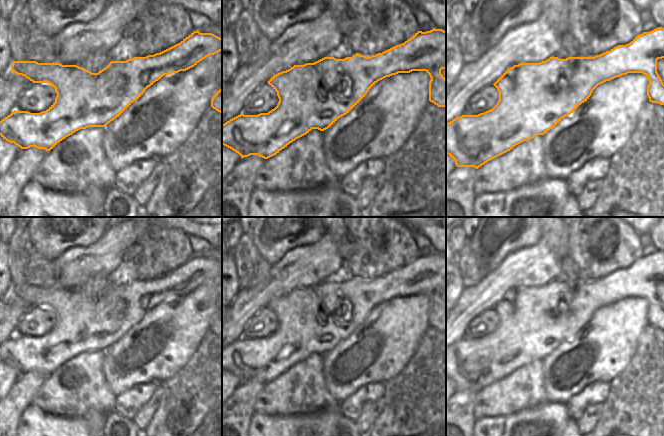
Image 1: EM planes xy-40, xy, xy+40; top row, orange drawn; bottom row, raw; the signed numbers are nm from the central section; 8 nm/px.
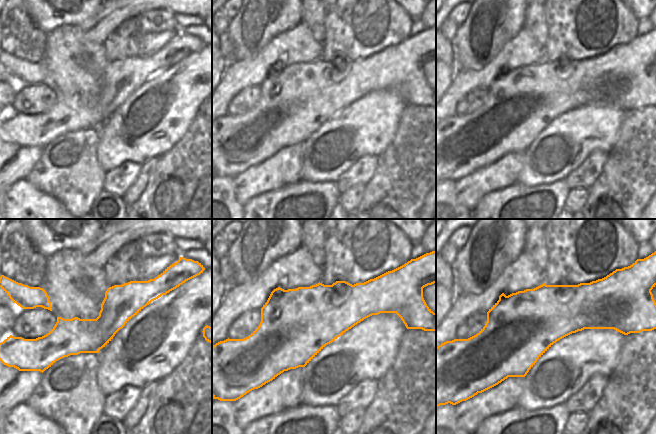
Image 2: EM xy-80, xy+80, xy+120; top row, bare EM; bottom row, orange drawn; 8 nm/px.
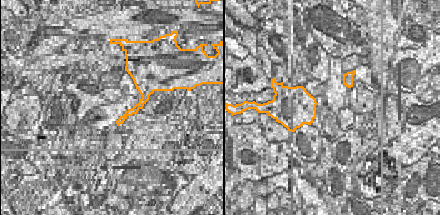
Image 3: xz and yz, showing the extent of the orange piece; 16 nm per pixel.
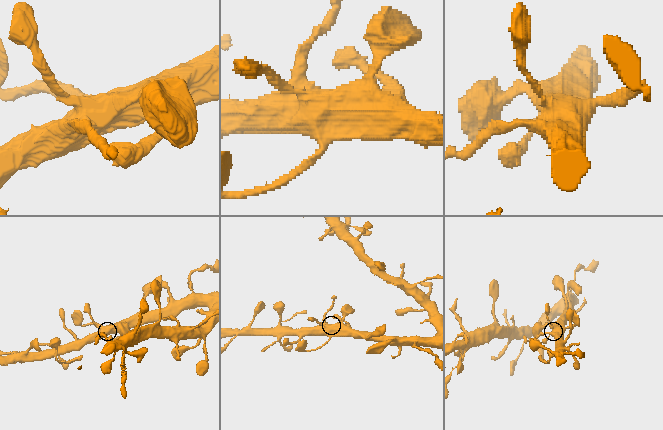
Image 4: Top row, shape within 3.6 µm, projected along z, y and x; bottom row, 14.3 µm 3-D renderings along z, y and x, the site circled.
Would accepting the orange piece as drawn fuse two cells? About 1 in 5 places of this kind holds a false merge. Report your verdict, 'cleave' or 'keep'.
keep

